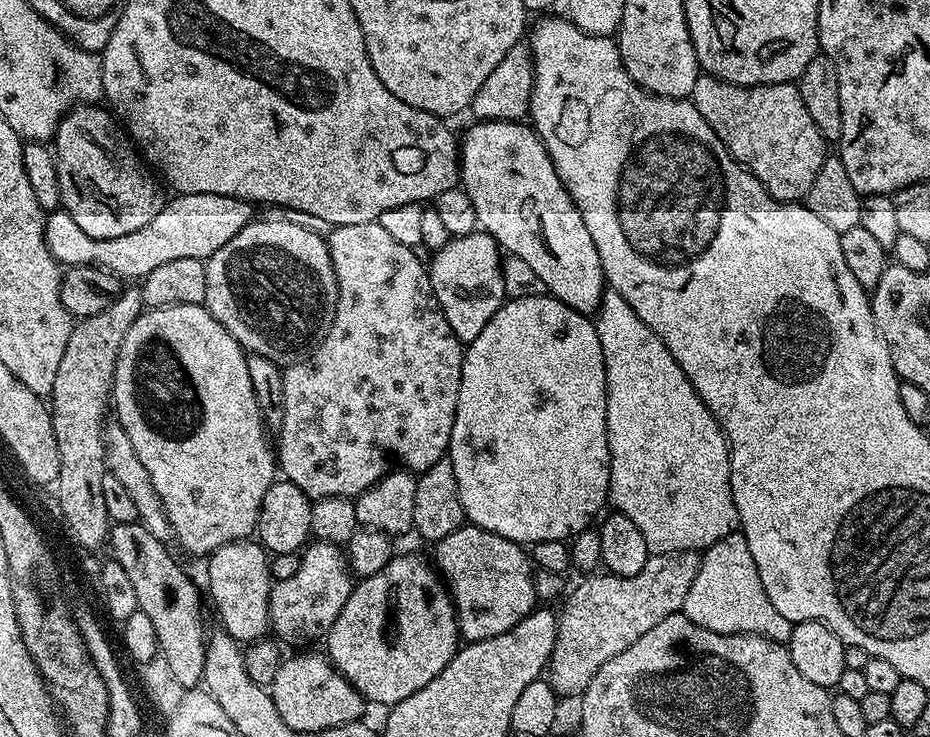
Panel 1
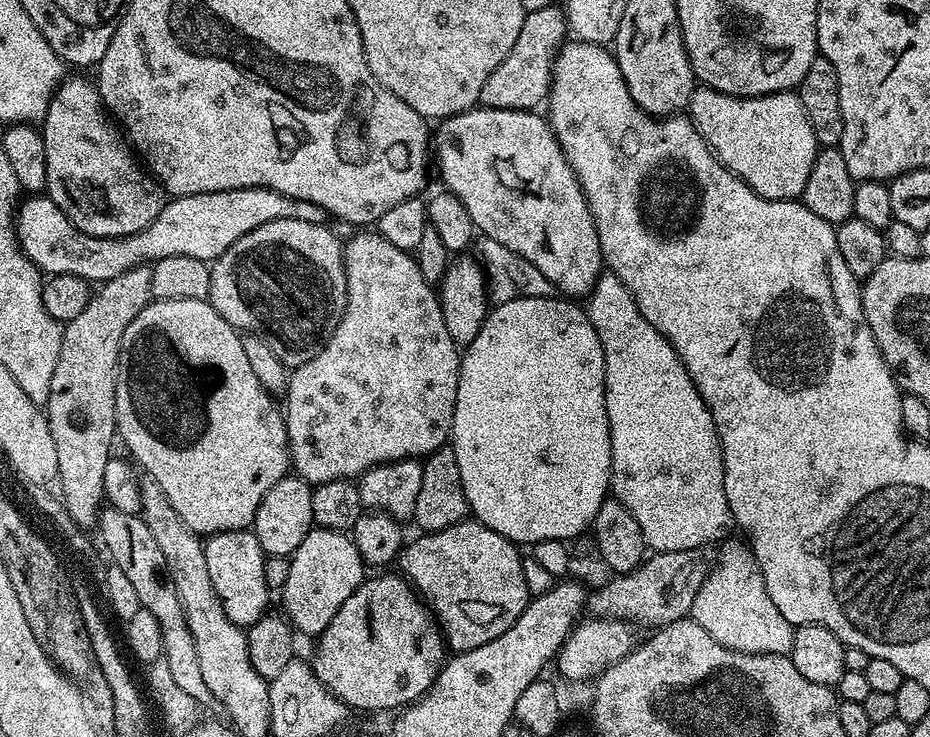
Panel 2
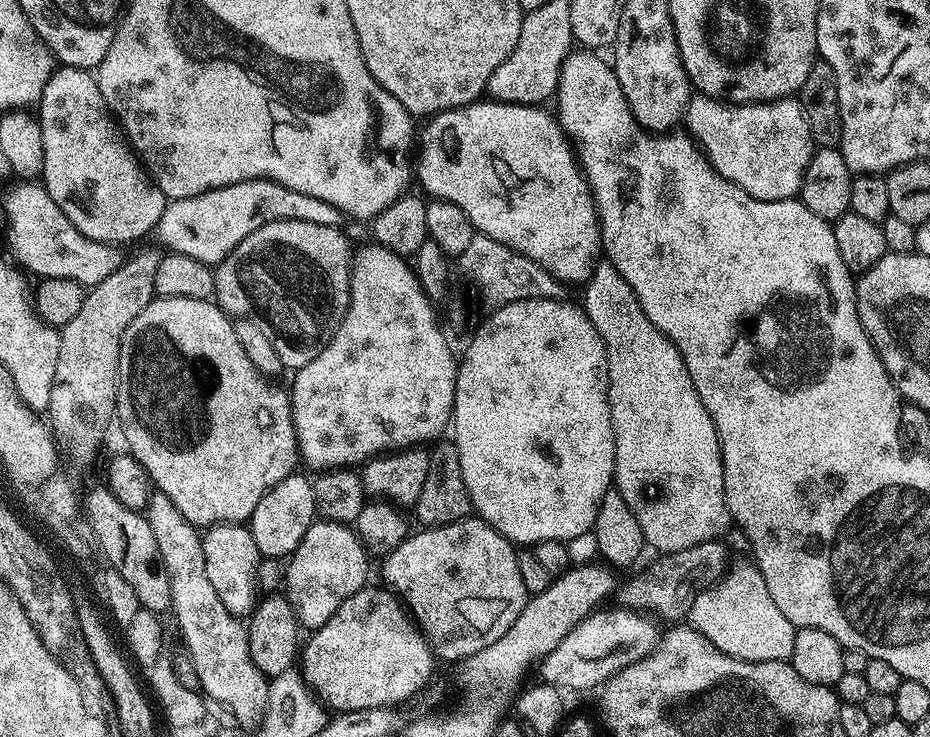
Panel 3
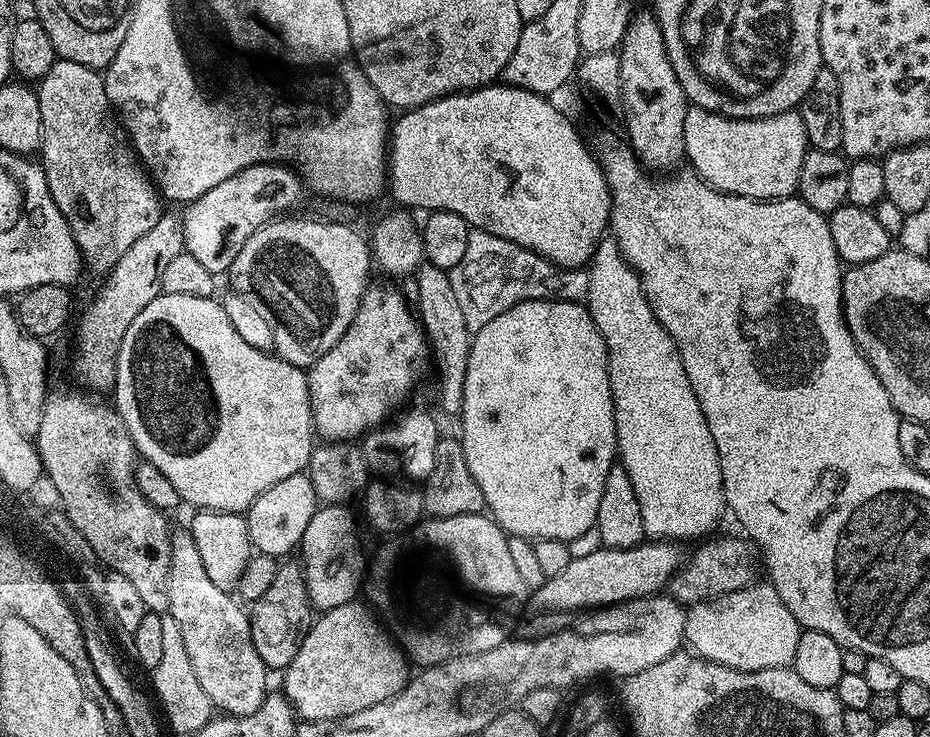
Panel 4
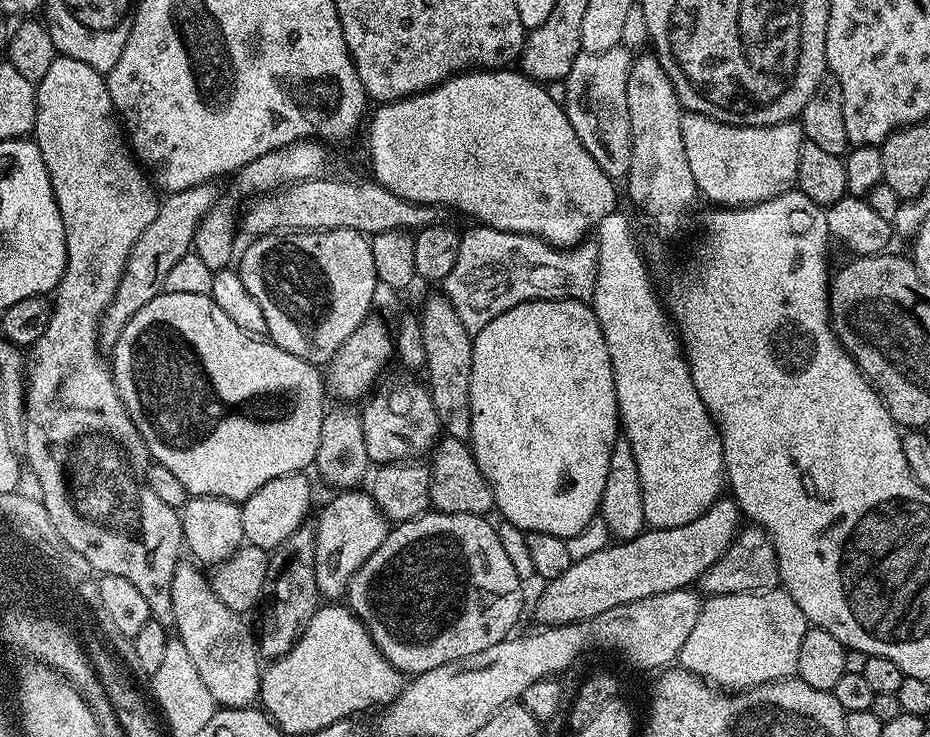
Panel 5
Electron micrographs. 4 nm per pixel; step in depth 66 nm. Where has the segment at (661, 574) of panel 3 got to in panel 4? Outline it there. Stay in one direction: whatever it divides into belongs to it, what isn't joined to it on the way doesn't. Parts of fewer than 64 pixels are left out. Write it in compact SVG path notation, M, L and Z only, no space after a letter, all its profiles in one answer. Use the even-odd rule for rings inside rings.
M743 535L724 536L721 540L711 540L704 542L709 542L709 544L701 543L699 545L701 548L693 556L689 555L680 565L680 569L676 571L676 575L668 581L667 591L679 604L685 606L701 604L707 600L730 594L734 590L747 588L757 579L758 556L753 545Z

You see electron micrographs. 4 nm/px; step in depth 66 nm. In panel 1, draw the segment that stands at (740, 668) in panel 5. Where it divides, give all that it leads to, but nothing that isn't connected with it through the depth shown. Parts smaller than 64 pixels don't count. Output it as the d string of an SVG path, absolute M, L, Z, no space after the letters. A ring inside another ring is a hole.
M739 530L726 534L726 538L714 542L714 546L703 549L698 574L694 574L694 582L690 582L682 614L699 628L727 636L749 632L787 642L792 633L793 621L782 618L770 603L770 598L766 598L762 578L758 578L758 566L754 566L750 546L746 546L746 538Z

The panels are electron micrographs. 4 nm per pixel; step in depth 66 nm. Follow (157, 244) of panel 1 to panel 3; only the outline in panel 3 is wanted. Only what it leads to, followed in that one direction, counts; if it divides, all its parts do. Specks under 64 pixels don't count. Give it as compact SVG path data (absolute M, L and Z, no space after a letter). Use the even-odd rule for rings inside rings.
M243 180L230 186L212 188L190 198L168 200L158 225L158 233L167 249L215 266L232 253L238 242L254 234L254 230L275 220L301 219L300 204L302 197L277 180ZM43 183L18 184L12 192L12 213L8 216L8 248L25 273L33 272L36 278L70 278L85 286L102 282L102 278L110 278L110 274L114 274L118 263L115 247L82 235L70 218L58 210Z

